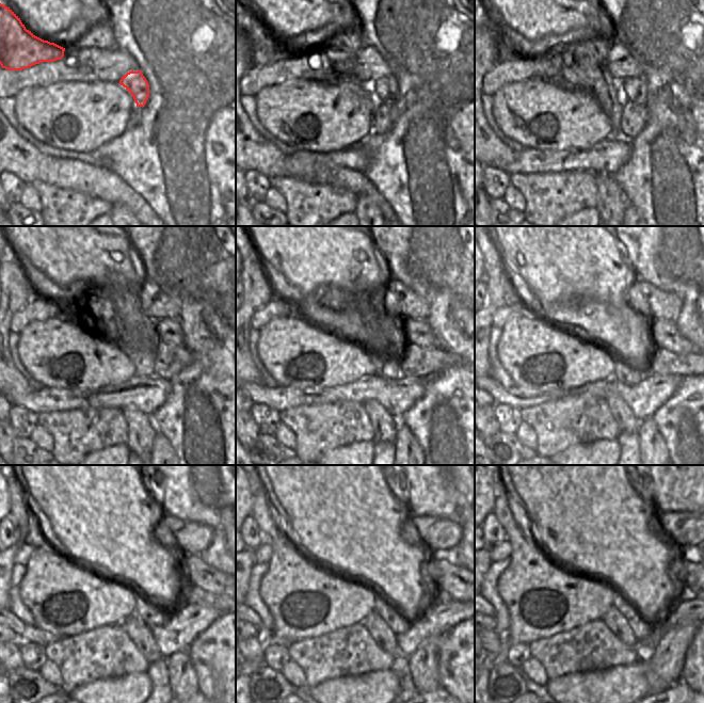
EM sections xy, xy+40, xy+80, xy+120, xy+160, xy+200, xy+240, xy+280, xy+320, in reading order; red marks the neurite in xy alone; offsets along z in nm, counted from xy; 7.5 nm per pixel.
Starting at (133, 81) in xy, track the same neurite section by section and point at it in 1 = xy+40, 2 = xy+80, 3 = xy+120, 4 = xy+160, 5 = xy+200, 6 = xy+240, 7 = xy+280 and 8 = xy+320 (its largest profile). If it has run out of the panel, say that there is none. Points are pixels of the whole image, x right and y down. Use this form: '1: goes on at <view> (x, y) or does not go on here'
1: goes on at xy+40 (386, 88)
2: goes on at xy+80 (635, 90)
3: goes on at xy+120 (169, 330)
4: goes on at xy+160 (419, 333)
5: goes on at xy+200 (667, 335)
6: goes on at xy+240 (200, 574)
7: goes on at xy+280 (452, 579)
8: goes on at xy+320 (691, 588)

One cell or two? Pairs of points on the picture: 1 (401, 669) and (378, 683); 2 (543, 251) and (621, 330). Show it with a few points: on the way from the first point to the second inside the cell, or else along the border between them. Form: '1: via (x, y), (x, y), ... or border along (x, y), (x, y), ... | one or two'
1: border along (390, 669), (398, 677), (400, 691) | two
2: via (563, 271), (601, 312) | one

